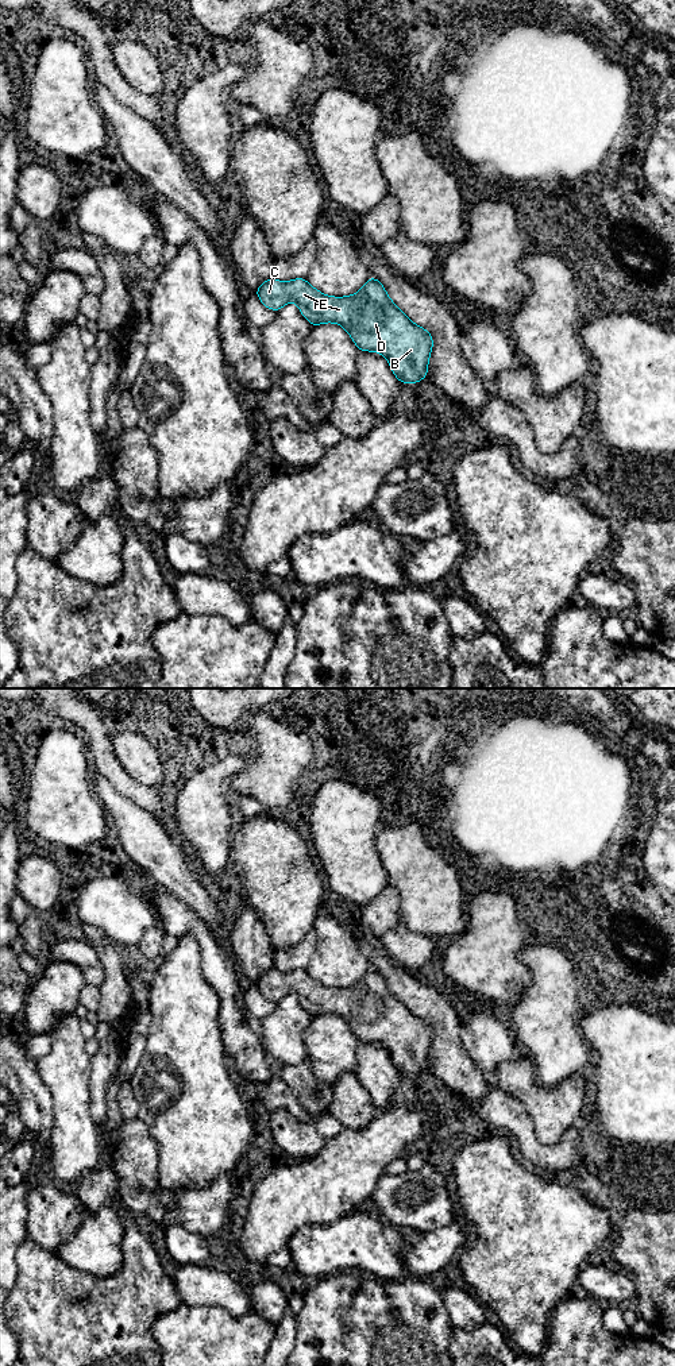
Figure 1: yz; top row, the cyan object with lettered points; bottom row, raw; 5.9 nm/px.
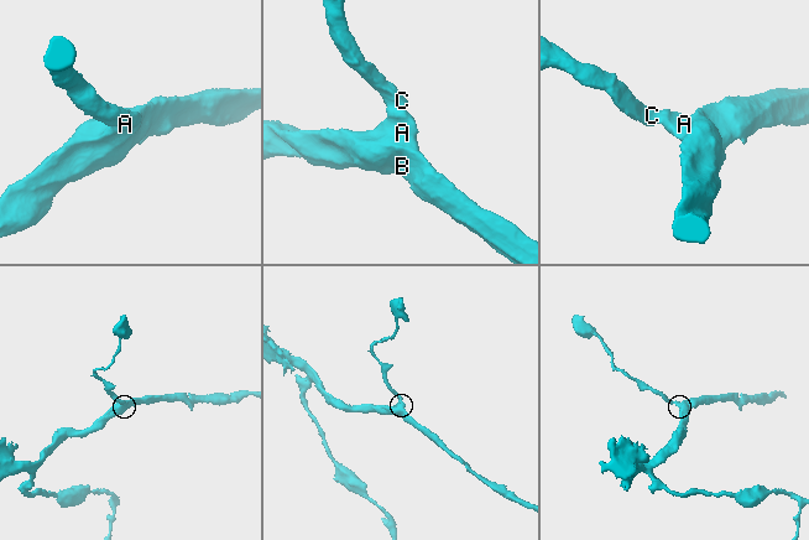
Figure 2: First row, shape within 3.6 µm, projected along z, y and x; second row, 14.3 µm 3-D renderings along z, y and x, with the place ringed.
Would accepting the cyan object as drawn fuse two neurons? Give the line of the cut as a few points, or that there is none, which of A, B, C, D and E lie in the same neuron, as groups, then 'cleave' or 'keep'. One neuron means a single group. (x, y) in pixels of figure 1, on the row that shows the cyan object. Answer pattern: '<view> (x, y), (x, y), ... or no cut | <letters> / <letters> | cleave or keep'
no cut | A B C D E | keep

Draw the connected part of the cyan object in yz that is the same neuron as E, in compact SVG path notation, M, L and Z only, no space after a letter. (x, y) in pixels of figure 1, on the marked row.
M275 277L266 279L254 293L266 308L274 312L294 301L312 327L323 323L340 324L350 333L359 351L382 354L389 360L400 383L417 383L428 375L428 359L433 347L432 335L412 323L374 277L370 277L358 293L348 297L325 296L312 288L306 278L294 278L284 283Z

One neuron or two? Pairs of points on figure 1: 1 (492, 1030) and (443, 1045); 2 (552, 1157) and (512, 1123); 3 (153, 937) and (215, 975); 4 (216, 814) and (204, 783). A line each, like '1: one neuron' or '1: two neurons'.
1: two neurons
2: one neuron
3: two neurons
4: one neuron

